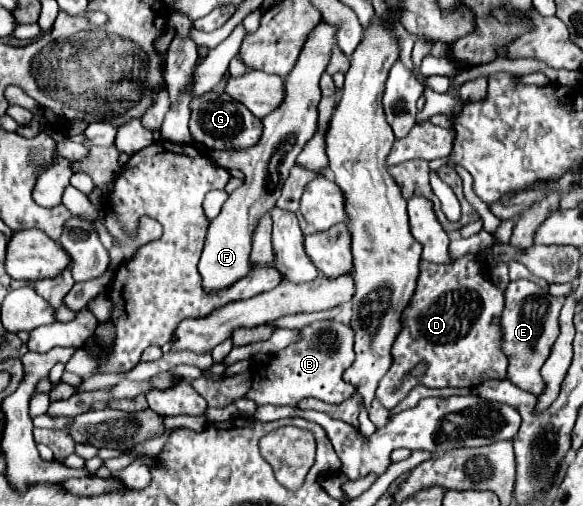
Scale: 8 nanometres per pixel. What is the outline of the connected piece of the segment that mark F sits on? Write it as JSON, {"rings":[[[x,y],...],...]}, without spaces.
{"rings":[[[321,20],[315,30],[305,38],[303,50],[291,70],[285,78],[285,96],[283,102],[275,108],[275,112],[267,114],[263,122],[263,134],[259,142],[247,150],[213,150],[209,156],[213,156],[213,162],[217,164],[229,164],[227,168],[237,168],[245,174],[243,188],[237,188],[229,200],[225,202],[221,214],[211,222],[205,250],[201,254],[199,272],[203,276],[205,290],[221,290],[229,284],[237,282],[249,272],[249,252],[251,252],[251,232],[267,210],[271,210],[281,194],[283,182],[287,180],[287,174],[291,166],[295,164],[297,154],[303,150],[303,146],[313,138],[317,132],[317,104],[321,100],[319,90],[319,78],[325,72],[331,50],[337,42],[337,26]]]}

